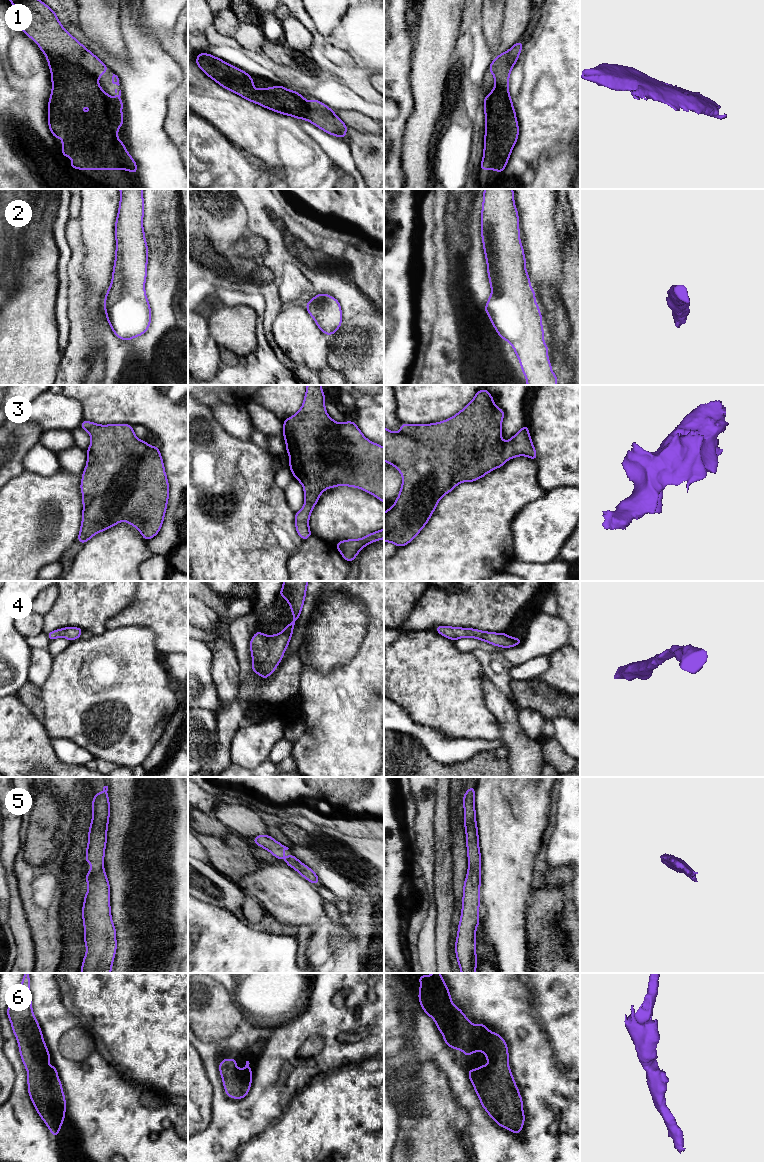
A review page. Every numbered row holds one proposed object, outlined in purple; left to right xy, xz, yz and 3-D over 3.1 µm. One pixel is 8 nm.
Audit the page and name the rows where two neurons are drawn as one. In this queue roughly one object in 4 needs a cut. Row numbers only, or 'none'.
none

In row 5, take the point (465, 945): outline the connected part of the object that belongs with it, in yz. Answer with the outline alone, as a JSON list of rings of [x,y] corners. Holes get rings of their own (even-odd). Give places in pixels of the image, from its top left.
[[[475,786],[468,787],[462,800],[468,856],[468,871],[463,885],[461,917],[455,953],[461,973],[476,973],[476,928],[479,926],[481,852],[475,811]]]

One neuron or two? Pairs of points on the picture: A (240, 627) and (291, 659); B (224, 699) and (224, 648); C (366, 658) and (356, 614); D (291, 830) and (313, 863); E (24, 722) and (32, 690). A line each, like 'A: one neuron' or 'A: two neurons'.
A: one neuron
B: one neuron
C: two neurons
D: two neurons
E: two neurons

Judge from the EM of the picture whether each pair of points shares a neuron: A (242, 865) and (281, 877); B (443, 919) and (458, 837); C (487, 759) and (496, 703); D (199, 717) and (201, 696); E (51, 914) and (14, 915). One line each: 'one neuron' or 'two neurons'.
A: two neurons
B: two neurons
C: one neuron
D: two neurons
E: two neurons

